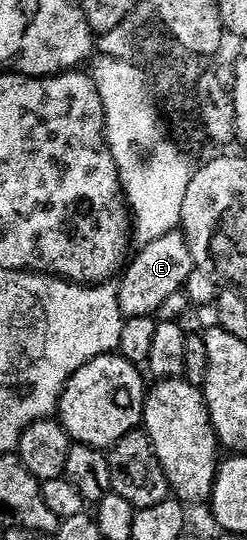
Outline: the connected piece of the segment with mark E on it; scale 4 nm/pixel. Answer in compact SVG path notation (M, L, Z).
M178 228L169 230L165 235L149 243L139 245L137 251L126 264L121 275L123 279L120 282L118 280L117 283L119 290L117 303L121 307L124 318L154 315L157 307L161 307L161 302L173 291L184 288L188 284L186 281L190 279L191 273L193 274L191 252Z

